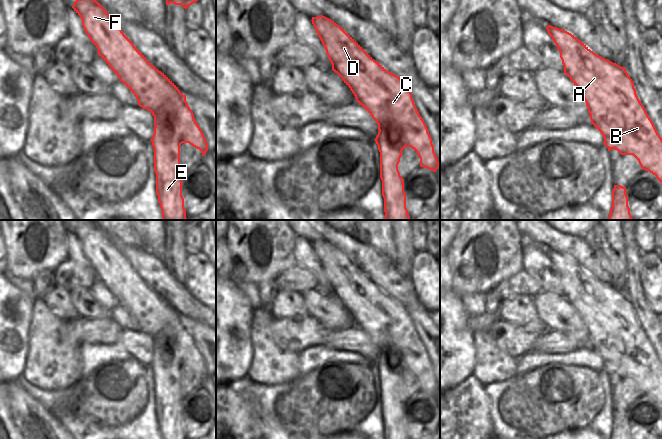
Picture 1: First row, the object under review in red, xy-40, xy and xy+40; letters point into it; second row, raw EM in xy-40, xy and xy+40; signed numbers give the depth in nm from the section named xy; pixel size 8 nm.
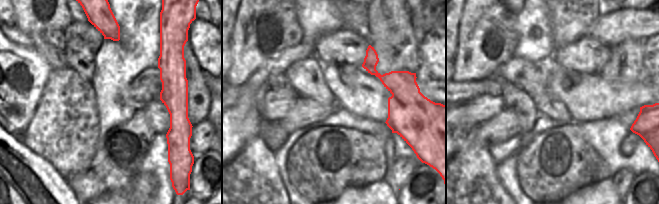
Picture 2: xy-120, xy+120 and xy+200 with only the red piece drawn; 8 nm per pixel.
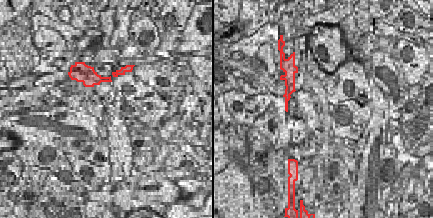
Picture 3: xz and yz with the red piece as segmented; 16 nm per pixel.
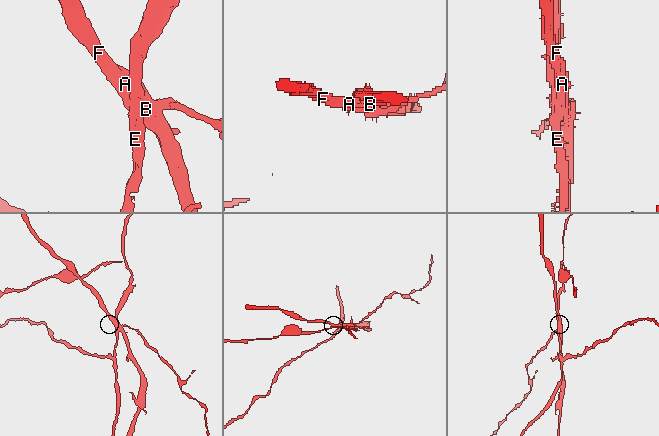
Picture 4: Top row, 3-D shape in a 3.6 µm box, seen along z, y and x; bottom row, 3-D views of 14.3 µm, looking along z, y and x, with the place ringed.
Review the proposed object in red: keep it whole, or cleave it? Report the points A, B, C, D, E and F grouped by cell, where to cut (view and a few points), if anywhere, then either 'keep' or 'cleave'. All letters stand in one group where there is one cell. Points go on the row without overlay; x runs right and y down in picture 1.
groups A B C D F / E; cut xy-40 (167, 326), (173, 330), (173, 342), (179, 350), (182, 366); cleave

